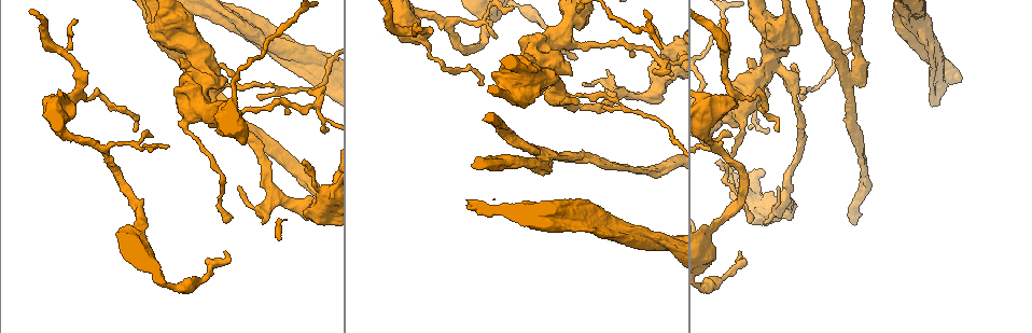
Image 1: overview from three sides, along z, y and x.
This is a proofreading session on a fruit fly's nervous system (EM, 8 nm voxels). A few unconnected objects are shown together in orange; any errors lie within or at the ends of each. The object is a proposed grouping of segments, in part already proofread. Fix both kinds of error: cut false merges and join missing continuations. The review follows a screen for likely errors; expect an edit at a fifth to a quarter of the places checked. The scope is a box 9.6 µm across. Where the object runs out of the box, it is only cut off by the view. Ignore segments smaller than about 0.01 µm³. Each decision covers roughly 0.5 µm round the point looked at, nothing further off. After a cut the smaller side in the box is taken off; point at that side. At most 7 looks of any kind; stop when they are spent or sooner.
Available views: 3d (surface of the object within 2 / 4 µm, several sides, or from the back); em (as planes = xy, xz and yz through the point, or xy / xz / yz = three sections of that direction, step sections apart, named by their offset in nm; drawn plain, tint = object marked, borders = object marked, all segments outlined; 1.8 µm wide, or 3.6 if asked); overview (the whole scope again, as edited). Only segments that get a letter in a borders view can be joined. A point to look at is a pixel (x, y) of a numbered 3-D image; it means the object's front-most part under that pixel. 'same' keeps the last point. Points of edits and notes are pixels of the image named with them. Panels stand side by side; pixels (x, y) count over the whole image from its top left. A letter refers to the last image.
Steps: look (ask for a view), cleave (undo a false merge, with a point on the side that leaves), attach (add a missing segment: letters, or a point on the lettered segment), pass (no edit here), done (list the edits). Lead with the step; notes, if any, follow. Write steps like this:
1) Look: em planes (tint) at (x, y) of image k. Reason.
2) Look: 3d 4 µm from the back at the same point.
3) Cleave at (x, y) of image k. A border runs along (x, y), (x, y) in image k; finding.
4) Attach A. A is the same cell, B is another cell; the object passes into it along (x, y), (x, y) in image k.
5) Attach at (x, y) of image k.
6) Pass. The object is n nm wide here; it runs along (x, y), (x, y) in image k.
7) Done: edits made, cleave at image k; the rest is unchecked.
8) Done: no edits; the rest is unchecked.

Look: 3d 4 µm at (859, 72) of image 1.

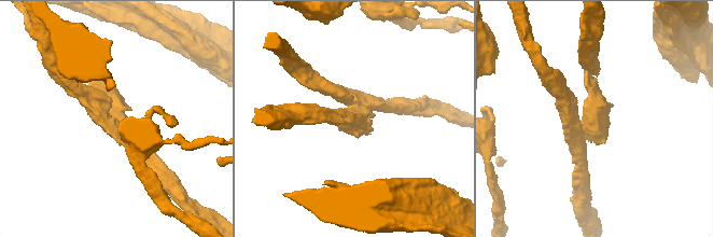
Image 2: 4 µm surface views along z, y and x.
Look: em xy step 8 (borders) at (112, 120) of image 2. Need the tissue.

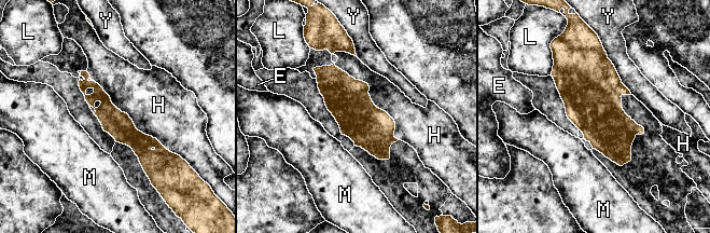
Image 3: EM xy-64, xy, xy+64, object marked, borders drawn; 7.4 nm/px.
Cleave at (119, 124) of image 3. The longest contact is with H, 850 nm; E, H, L, M and Y are other cells; a border runs along (111, 134), (152, 147) in image 3; a second neuron is stuck on.

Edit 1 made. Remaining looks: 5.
Look: em yz step 4 (borders) at (529, 54) of image 1. Stops while still wide.

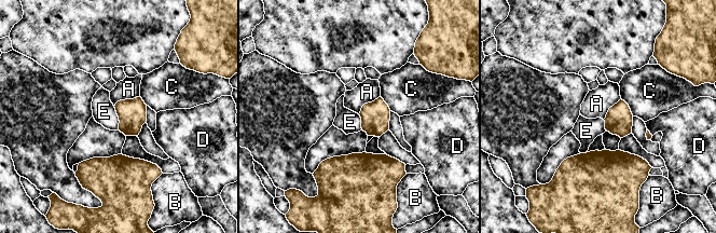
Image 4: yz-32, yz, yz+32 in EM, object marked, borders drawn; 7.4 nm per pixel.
Look: em planes (borders) at the same point. Another direction.

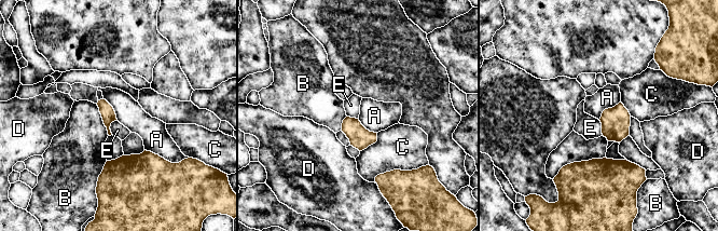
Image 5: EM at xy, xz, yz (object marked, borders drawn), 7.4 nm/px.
Pass. A, B, C, D and E are other cells; a border runs along (145, 149), (177, 163) in image 5; none of them fits.

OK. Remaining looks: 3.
Look: 3d 4 µm at (242, 140) of image 1. Free end.

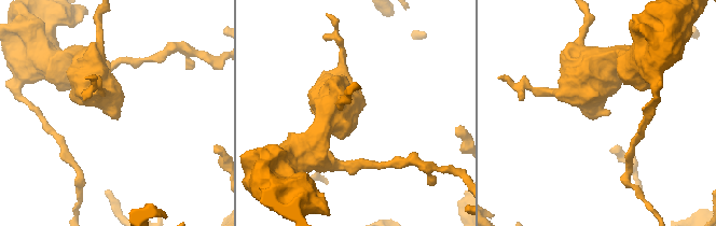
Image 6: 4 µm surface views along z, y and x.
Look: em 3.6 µm xz step 16 (tint) at (608, 112) of image 6. Need the tissue.

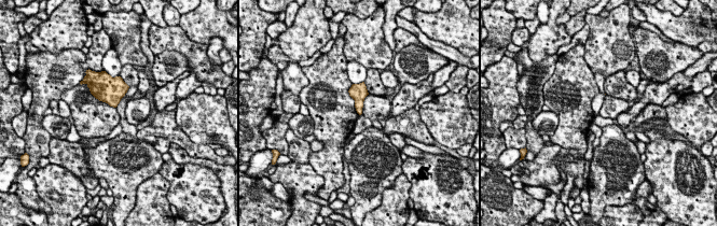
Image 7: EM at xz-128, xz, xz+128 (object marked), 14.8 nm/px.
Look: em 3.6 µm yz step 4 (borders) at the same point. Cut it another way.

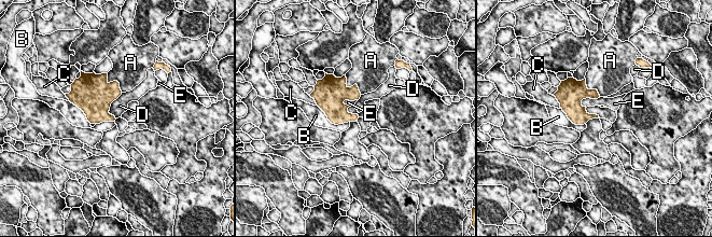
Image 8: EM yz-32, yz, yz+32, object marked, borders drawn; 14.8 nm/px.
Pass. A, B, C, D and E are other cells; a border runs along (122, 93), (111, 103), (109, 109) in image 8; no lettered segment goes on from it.

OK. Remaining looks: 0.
Done: edits made, cleave at image 3; the rest is unchecked.

